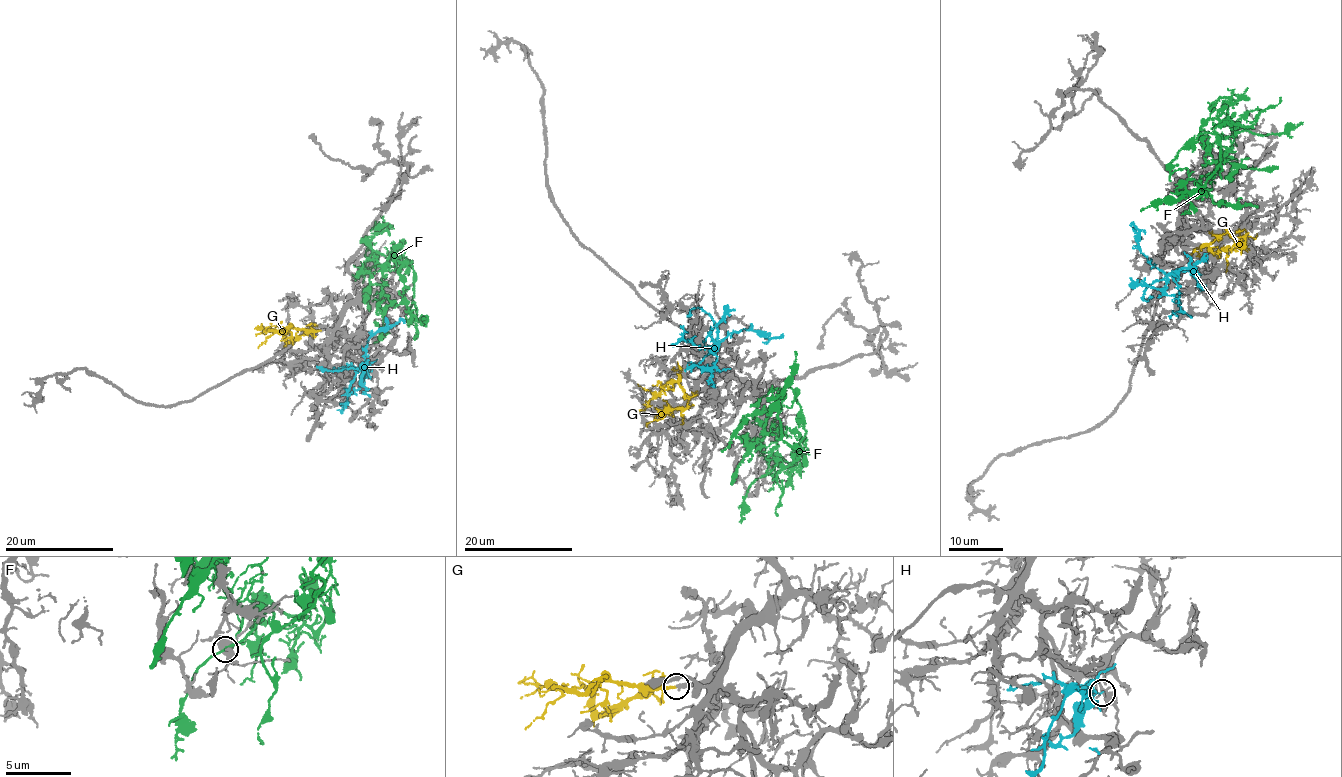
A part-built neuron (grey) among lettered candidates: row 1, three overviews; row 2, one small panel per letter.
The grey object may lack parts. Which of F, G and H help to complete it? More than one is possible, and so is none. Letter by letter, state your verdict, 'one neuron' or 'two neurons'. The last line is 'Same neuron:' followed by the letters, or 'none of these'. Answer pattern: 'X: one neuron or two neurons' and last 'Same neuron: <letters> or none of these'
F: two neurons
G: one neuron
H: two neurons
Same neuron: G

